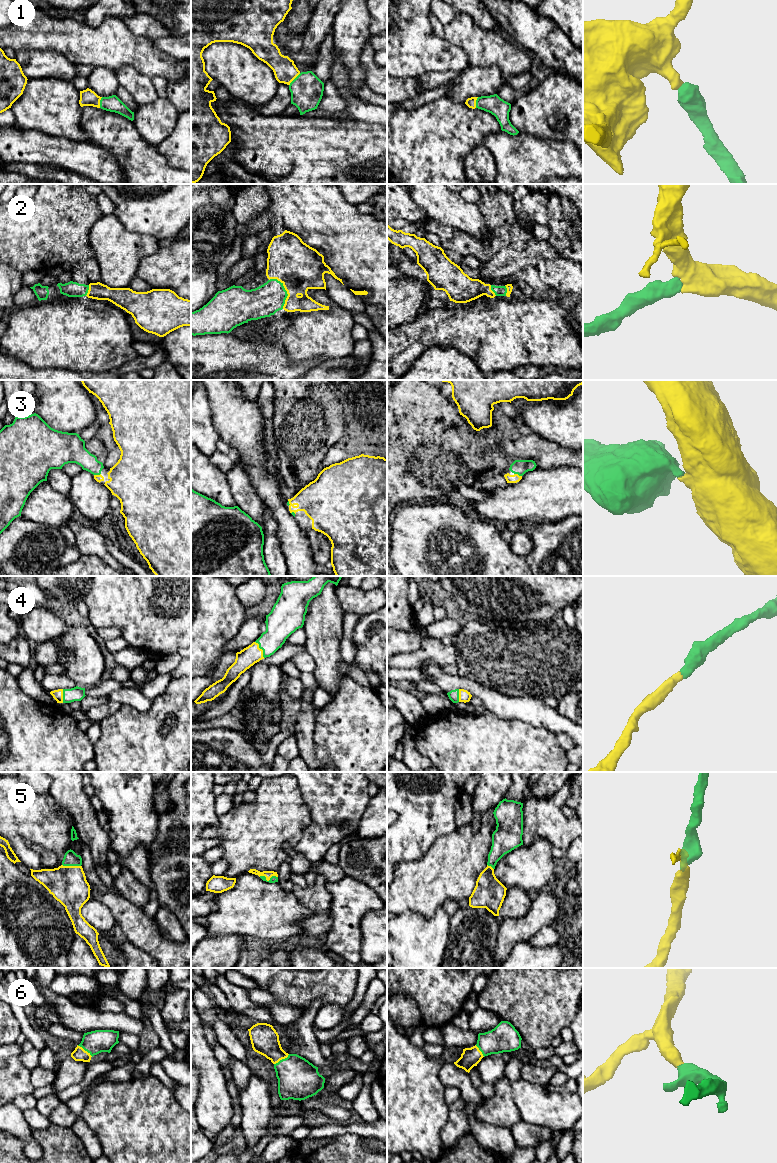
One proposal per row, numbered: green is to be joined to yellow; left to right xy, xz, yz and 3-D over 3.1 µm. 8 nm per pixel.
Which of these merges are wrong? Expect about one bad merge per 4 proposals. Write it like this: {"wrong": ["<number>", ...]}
{"wrong": []}

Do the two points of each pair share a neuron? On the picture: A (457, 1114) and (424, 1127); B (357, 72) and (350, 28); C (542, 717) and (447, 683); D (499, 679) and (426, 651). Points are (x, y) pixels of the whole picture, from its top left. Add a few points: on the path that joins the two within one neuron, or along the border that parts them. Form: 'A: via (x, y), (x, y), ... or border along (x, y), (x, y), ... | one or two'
A: border along (450, 1106), (450, 1115), (441, 1132), (440, 1139) | two
B: via (352, 61), (350, 56), (350, 39) | one
C: via (518, 708), (505, 707), (471, 686) | one
D: border along (452, 645), (455, 649), (456, 662) | two

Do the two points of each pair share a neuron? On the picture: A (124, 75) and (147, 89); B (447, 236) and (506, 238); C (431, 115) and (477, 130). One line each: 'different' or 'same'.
A: same
B: same
C: same

